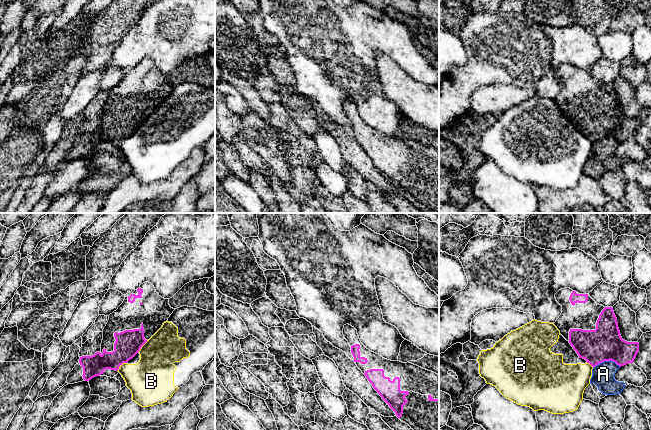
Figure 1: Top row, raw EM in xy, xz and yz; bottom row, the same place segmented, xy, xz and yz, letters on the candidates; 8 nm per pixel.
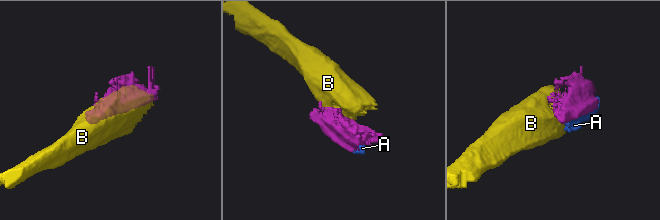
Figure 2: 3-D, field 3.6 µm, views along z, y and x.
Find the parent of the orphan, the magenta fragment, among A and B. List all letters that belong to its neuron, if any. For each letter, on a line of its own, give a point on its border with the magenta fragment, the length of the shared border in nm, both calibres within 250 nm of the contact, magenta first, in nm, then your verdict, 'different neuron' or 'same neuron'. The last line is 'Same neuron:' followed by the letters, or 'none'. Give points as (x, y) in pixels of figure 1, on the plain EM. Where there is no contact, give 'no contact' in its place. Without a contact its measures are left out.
A: yz (606, 136) | 220 nm | 280/180 nm | different neuron
B: xy (121, 140) | 100 nm | 220/320 nm | different neuron
Same neuron: none

